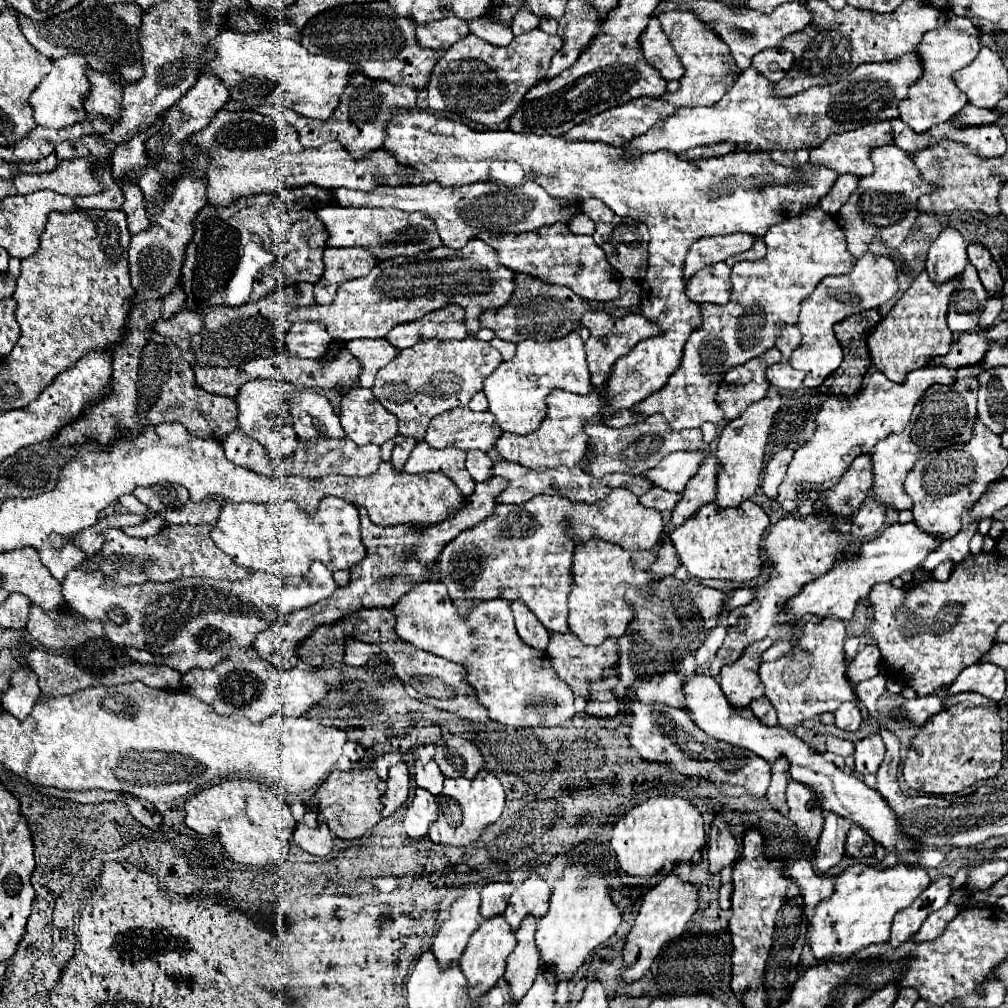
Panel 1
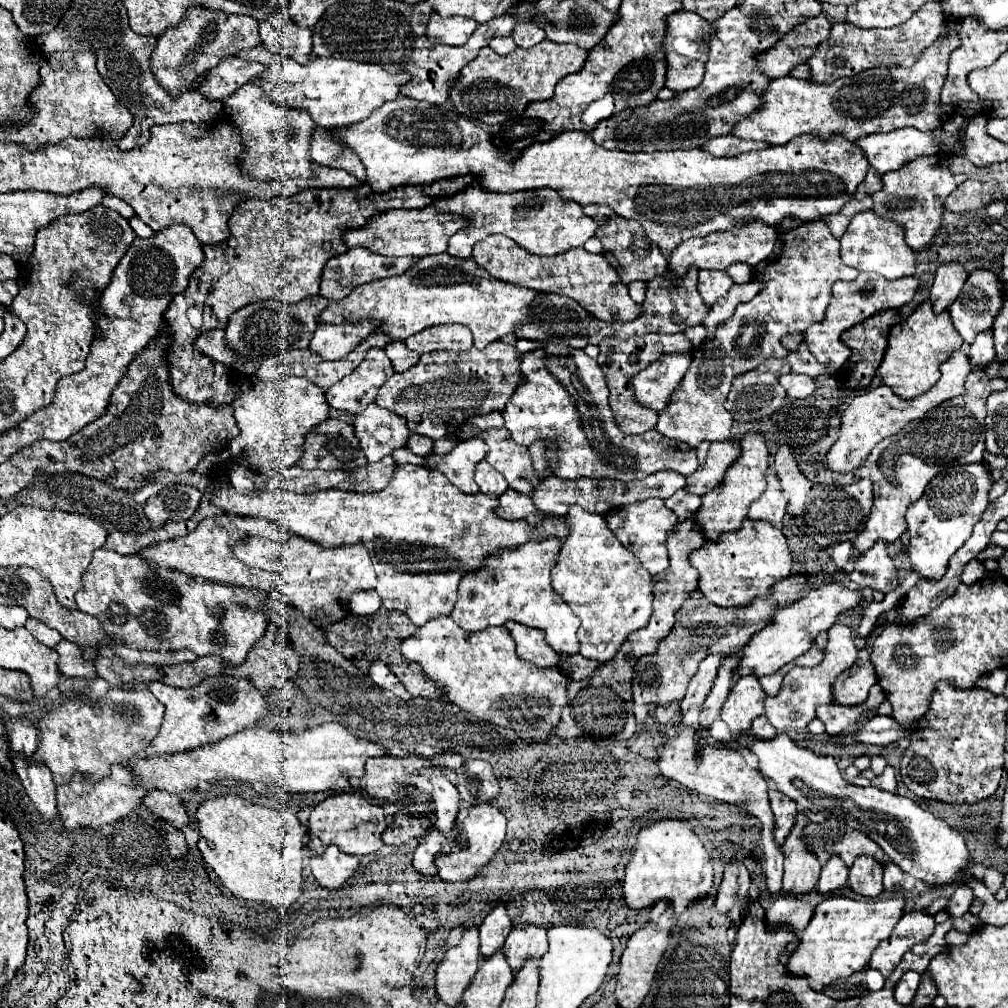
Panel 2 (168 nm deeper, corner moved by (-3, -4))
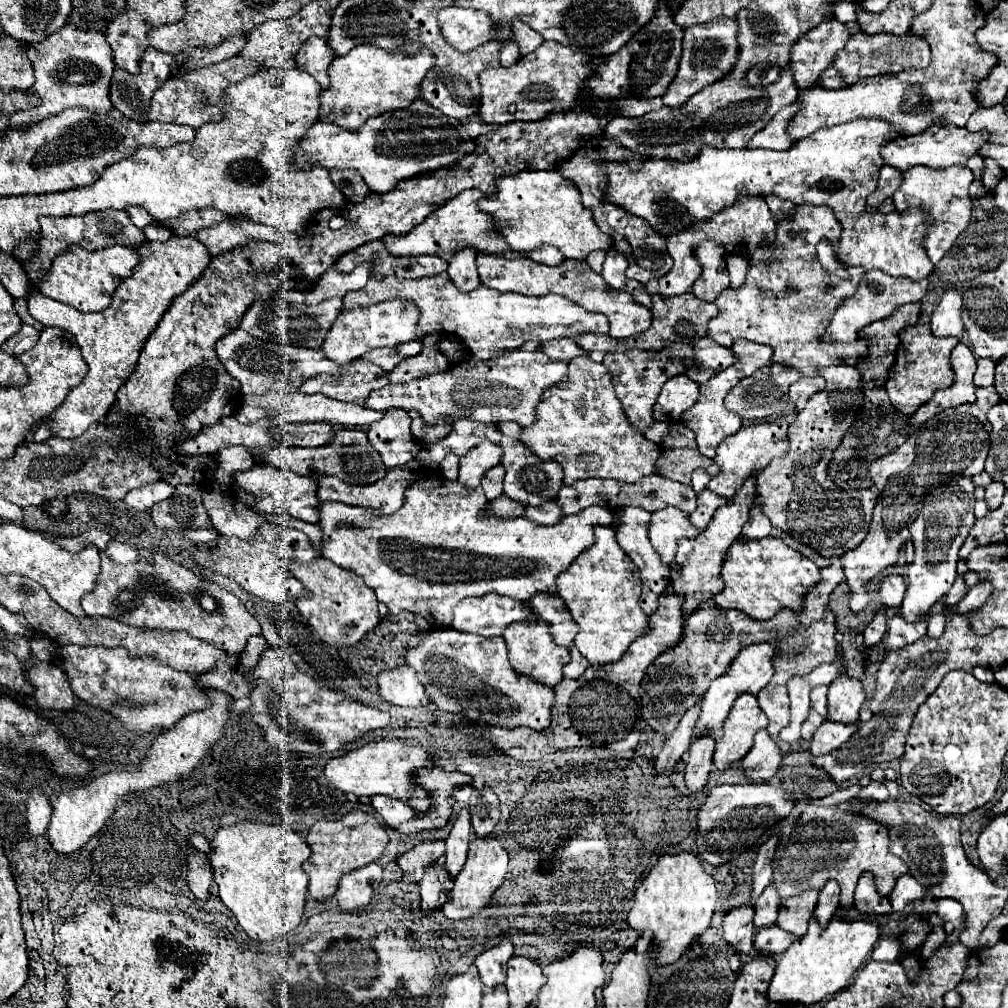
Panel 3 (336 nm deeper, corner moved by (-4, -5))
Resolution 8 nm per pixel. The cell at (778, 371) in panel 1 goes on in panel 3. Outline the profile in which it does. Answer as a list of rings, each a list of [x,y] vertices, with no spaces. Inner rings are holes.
[[[802,376],[798,382],[794,382],[794,384],[790,386],[790,402],[794,402],[794,404],[806,402],[814,392],[822,390],[824,384],[826,384],[826,382],[824,382],[822,376],[812,376],[812,378]]]

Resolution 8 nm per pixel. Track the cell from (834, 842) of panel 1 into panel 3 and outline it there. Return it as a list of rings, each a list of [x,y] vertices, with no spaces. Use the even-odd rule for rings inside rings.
[[[828,880],[826,886],[820,890],[820,898],[818,898],[818,904],[816,904],[816,910],[814,910],[814,918],[822,926],[826,926],[830,922],[830,918],[836,914],[838,898],[840,898],[838,882],[836,880]]]

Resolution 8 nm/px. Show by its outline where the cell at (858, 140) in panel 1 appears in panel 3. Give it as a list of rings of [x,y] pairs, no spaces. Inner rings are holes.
[[[954,124],[946,126],[932,126],[924,134],[916,136],[904,136],[894,138],[892,142],[886,142],[880,150],[880,156],[884,158],[884,164],[894,166],[896,170],[904,172],[912,166],[930,166],[930,168],[944,168],[944,166],[964,166],[970,156],[978,152],[988,142],[986,132],[968,132],[966,128],[958,128]]]

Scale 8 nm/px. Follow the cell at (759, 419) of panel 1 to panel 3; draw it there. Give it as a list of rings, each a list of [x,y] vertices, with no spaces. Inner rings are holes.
[[[754,474],[752,478],[746,478],[744,486],[740,486],[740,492],[736,492],[732,496],[732,500],[728,500],[728,504],[724,504],[724,506],[720,506],[720,510],[716,510],[716,514],[714,514],[712,522],[706,526],[706,530],[702,530],[696,538],[684,538],[678,542],[678,552],[670,566],[670,578],[672,578],[674,592],[686,596],[686,602],[682,604],[684,614],[690,614],[700,606],[700,602],[692,598],[694,592],[702,592],[702,600],[710,600],[716,592],[722,590],[724,584],[720,578],[720,566],[726,556],[726,550],[740,536],[740,530],[744,528],[744,522],[748,520],[748,512],[754,506],[756,478],[758,478],[758,474]]]

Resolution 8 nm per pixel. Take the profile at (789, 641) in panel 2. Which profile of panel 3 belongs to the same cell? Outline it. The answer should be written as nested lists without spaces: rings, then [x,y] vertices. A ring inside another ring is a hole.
[[[758,642],[752,646],[746,646],[744,650],[740,650],[740,654],[732,660],[732,666],[728,666],[728,674],[722,674],[720,678],[714,678],[708,692],[704,694],[704,702],[700,704],[702,714],[698,720],[698,726],[694,730],[694,734],[704,734],[706,730],[716,730],[722,728],[734,700],[742,694],[742,692],[750,692],[750,694],[758,694],[774,676],[774,658],[778,656],[778,644],[774,642]]]

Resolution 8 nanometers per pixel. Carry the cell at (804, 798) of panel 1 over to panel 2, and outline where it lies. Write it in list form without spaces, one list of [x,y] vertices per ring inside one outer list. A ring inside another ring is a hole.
[[[799,815],[797,825],[783,845],[785,855],[785,875],[783,875],[783,895],[803,895],[811,893],[819,881],[821,865],[813,853],[807,851],[801,841],[801,831],[807,825],[807,817]]]

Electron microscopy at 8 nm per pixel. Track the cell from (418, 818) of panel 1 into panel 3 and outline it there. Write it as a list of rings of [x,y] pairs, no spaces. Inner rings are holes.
[[[434,862],[432,866],[424,868],[422,880],[420,880],[420,896],[422,896],[422,910],[442,908],[442,904],[448,900],[446,892],[452,888],[452,876],[448,874],[446,866],[442,862]]]

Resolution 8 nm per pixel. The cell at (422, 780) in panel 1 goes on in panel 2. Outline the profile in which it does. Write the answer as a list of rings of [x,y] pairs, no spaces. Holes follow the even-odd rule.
[[[437,777],[433,783],[433,803],[437,807],[435,827],[443,835],[449,835],[449,831],[453,829],[453,823],[457,819],[457,813],[459,813],[461,795],[445,777]]]

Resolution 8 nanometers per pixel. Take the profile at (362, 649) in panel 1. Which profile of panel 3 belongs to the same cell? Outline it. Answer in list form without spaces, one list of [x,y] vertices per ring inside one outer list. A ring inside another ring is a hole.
[[[410,666],[398,670],[382,670],[378,674],[378,692],[386,702],[398,706],[426,706],[424,686]]]

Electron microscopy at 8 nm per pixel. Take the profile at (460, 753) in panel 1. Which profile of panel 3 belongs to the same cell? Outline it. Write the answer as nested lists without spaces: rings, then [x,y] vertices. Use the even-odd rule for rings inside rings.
[[[490,786],[474,788],[472,798],[470,798],[470,816],[472,816],[472,828],[476,836],[486,838],[494,834],[494,826],[500,818],[498,796],[494,788]]]

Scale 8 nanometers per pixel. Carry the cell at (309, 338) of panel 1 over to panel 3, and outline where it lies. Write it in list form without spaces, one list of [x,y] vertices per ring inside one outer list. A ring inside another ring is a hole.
[[[396,298],[396,300],[386,300],[374,306],[366,306],[366,308],[354,308],[354,310],[342,310],[344,314],[340,314],[336,318],[336,322],[332,324],[332,328],[328,330],[326,338],[324,338],[324,346],[322,352],[326,354],[326,358],[334,360],[336,364],[348,364],[358,356],[364,356],[368,350],[372,348],[380,348],[380,346],[396,346],[400,342],[408,342],[408,340],[422,340],[424,334],[418,332],[416,322],[418,322],[418,308],[414,302],[406,300],[406,298]]]

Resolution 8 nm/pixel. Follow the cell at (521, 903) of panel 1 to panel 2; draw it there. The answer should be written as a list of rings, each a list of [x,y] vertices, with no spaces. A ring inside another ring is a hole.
[[[535,925],[525,929],[513,929],[505,941],[503,955],[509,961],[513,973],[517,973],[527,959],[541,959],[547,951],[547,931]]]

